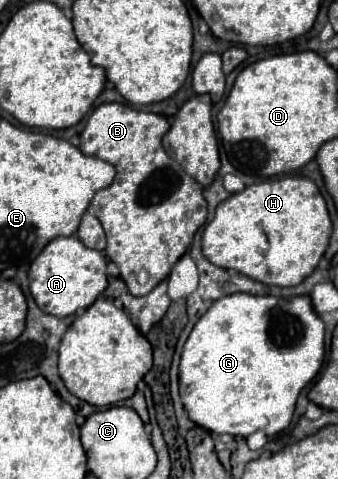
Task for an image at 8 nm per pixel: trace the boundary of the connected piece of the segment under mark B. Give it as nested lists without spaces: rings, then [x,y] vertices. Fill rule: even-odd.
[[[104,103],[88,117],[84,131],[80,133],[80,151],[84,155],[92,155],[104,159],[116,167],[116,179],[106,189],[100,189],[88,211],[100,219],[106,233],[106,257],[114,261],[120,269],[120,277],[128,285],[132,295],[148,295],[160,281],[164,281],[174,267],[174,263],[188,251],[194,233],[206,223],[208,205],[202,195],[202,187],[196,179],[186,175],[182,165],[168,157],[162,147],[162,137],[170,129],[166,117],[136,111],[122,103]]]

